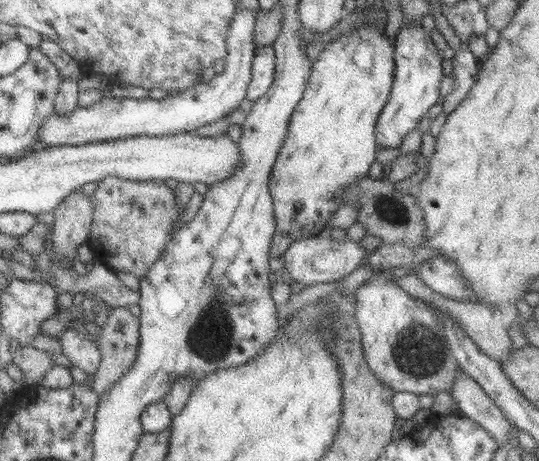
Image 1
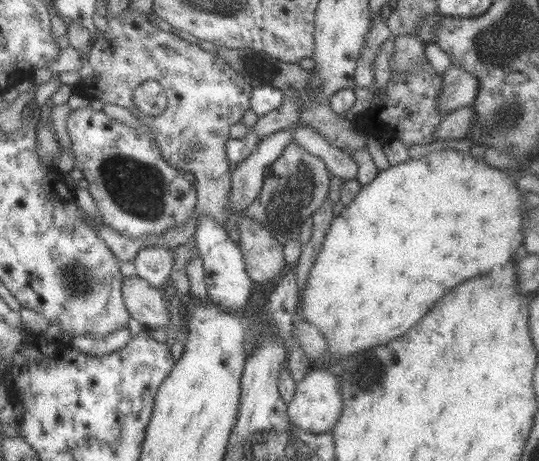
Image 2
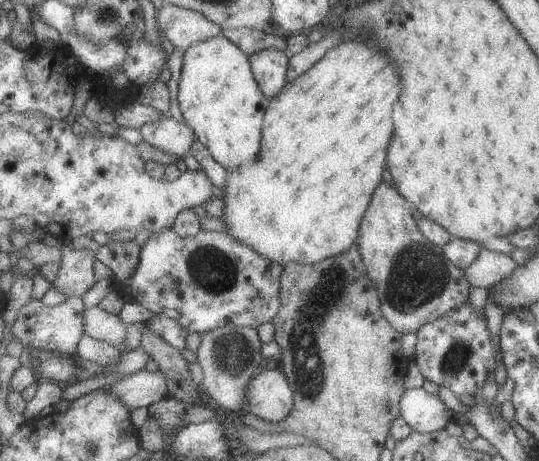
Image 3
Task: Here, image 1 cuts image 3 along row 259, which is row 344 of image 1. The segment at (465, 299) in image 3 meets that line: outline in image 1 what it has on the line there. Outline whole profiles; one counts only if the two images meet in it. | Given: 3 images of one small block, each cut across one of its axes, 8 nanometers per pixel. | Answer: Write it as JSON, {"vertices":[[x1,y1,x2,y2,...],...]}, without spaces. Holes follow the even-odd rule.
{"vertices":[[389,271,377,272,371,276,355,293,357,299,357,312,355,318,362,330,365,356,368,366,385,385,394,388,396,392,411,392,415,395,431,394,436,396,439,392,450,392,454,387,455,378,463,372,457,356,451,350,449,340,445,339,443,318,435,312,426,301,411,296,401,284,397,284,395,277]]}

